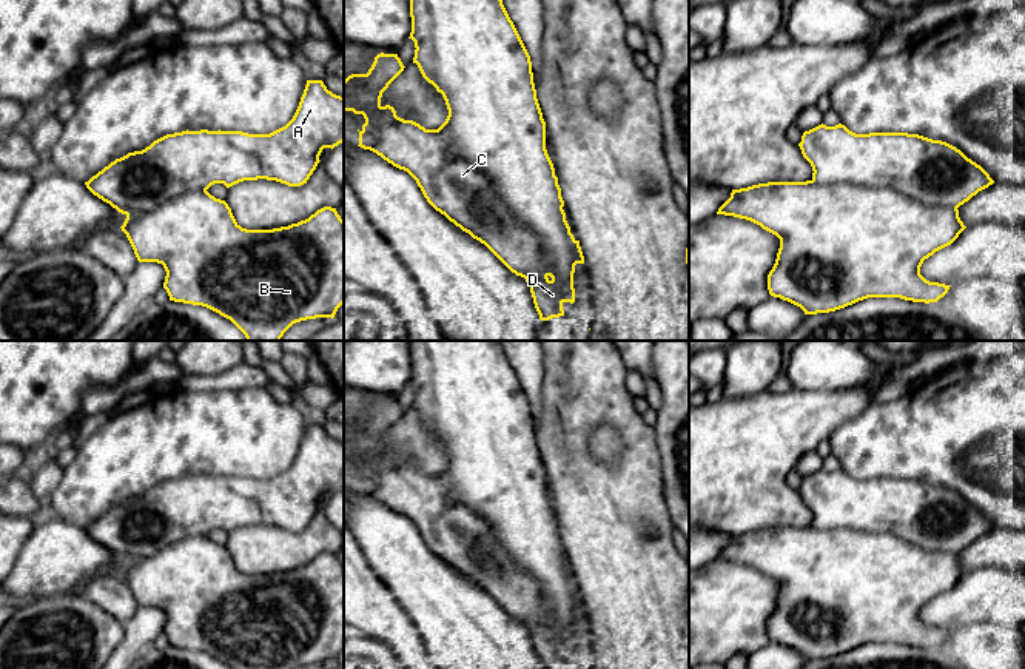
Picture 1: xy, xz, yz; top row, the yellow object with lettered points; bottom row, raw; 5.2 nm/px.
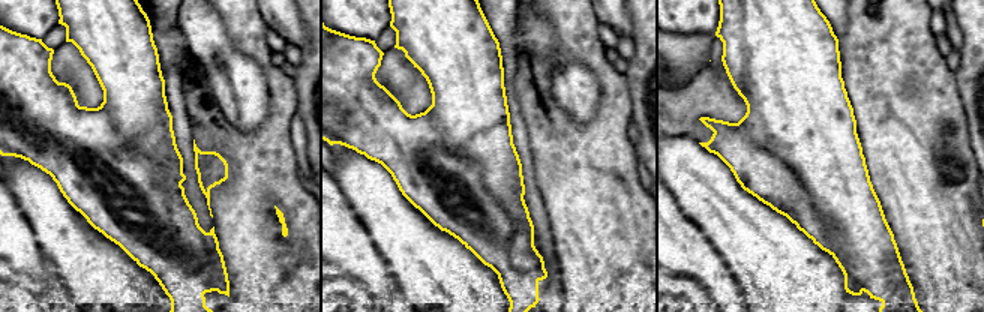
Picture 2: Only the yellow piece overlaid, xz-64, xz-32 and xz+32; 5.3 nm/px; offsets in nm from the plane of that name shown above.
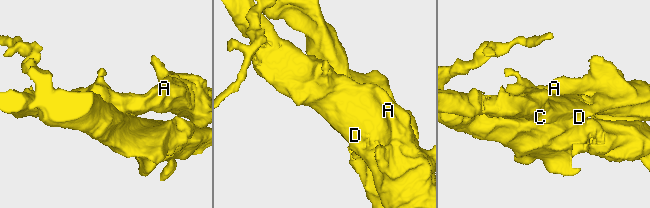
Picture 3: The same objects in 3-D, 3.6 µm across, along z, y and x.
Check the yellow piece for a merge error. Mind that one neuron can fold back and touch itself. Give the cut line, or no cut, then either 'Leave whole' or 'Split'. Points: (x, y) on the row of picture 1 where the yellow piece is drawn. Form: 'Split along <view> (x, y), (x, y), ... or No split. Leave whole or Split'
Split along xz (438, 128), (537, 236), (552, 289), (563, 301). Split

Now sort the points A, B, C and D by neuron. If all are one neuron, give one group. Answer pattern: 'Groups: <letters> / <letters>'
Groups: A C D / B

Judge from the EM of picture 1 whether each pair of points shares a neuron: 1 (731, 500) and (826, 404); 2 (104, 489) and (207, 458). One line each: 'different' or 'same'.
1: same
2: same

